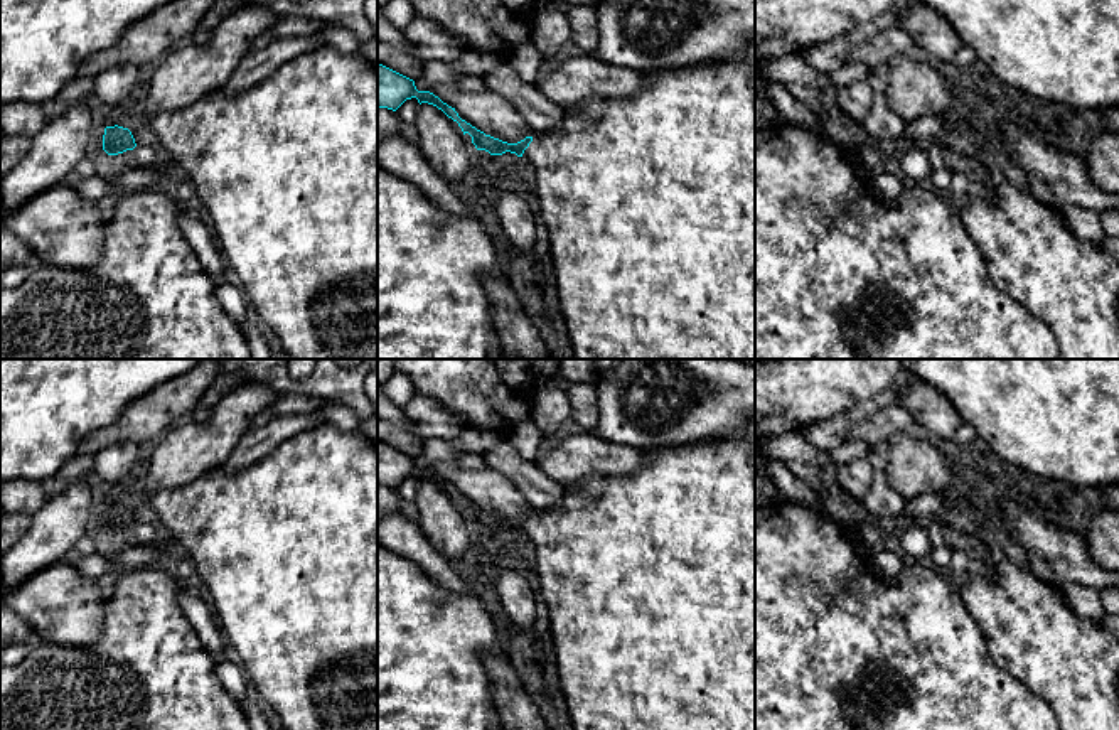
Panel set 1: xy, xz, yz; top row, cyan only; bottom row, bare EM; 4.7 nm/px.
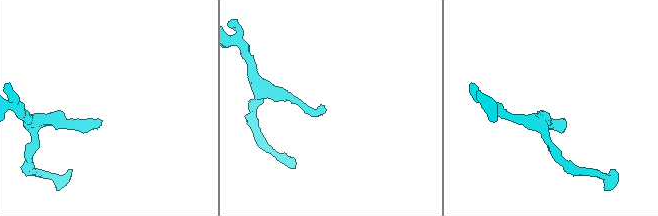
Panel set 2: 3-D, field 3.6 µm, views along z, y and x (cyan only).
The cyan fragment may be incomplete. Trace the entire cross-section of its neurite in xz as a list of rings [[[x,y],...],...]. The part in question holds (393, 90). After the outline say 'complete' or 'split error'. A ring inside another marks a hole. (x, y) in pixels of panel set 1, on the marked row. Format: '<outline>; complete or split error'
[[[755,37],[743,57],[733,64],[703,64],[645,71],[644,88],[630,96],[588,99],[553,128],[507,143],[477,130],[458,116],[455,108],[430,91],[418,91],[415,81],[377,64],[377,106],[396,111],[406,99],[416,98],[442,110],[472,137],[477,150],[490,155],[506,152],[522,157],[531,174],[539,219],[551,244],[554,282],[570,332],[575,359],[755,359]]]; split error

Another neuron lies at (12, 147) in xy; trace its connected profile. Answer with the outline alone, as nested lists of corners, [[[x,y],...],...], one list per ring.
[[[3,135],[0,140],[0,179],[27,155],[30,145],[32,137],[29,135]]]

